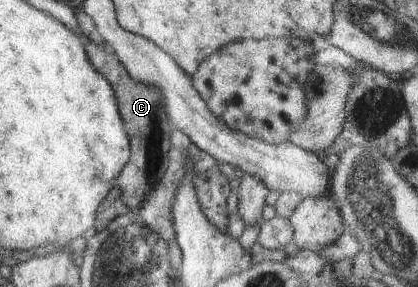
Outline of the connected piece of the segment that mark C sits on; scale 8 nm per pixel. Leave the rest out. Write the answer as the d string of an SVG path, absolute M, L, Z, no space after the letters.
M88 40L83 43L85 43L85 53L89 57L89 63L93 63L93 67L97 67L97 71L101 75L105 75L105 79L113 87L113 93L115 93L115 99L119 105L117 109L121 111L121 119L123 119L125 131L129 135L130 158L119 175L119 187L121 187L125 206L129 209L137 209L146 201L149 193L153 193L153 189L157 187L160 179L163 179L163 175L169 167L170 135L176 127L169 121L165 101L162 101L163 95L155 87L143 85L143 83L131 79L131 75L123 67L123 63L106 44L96 44L94 41Z

